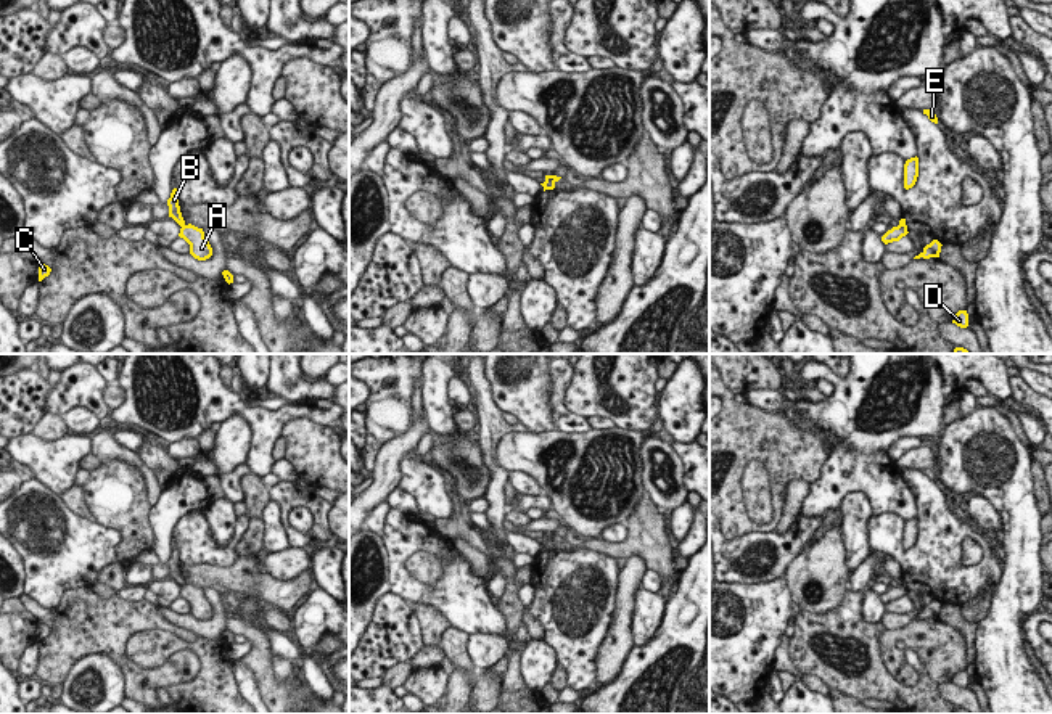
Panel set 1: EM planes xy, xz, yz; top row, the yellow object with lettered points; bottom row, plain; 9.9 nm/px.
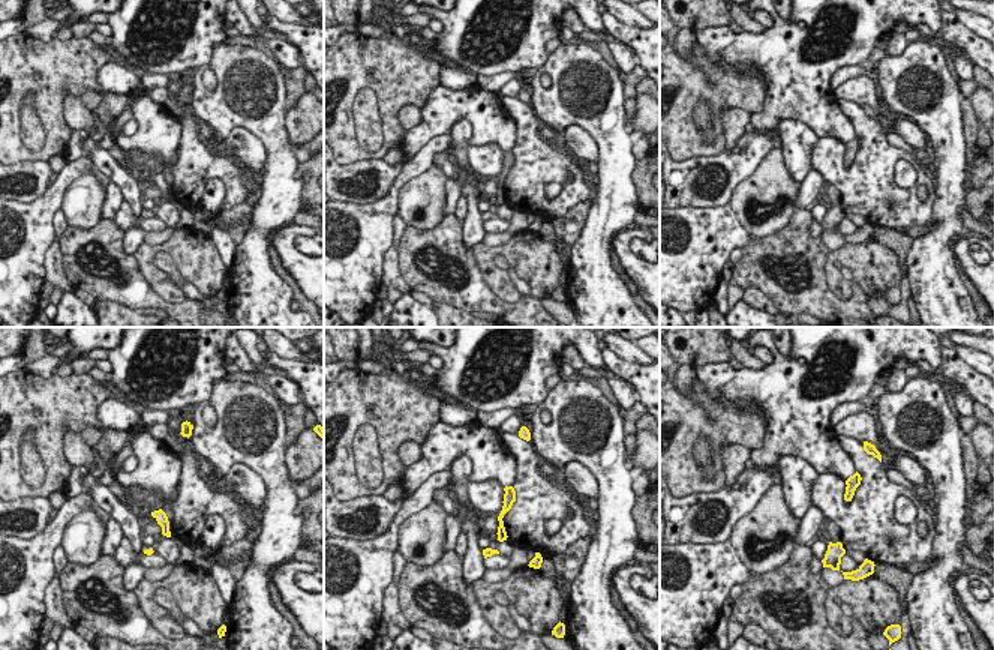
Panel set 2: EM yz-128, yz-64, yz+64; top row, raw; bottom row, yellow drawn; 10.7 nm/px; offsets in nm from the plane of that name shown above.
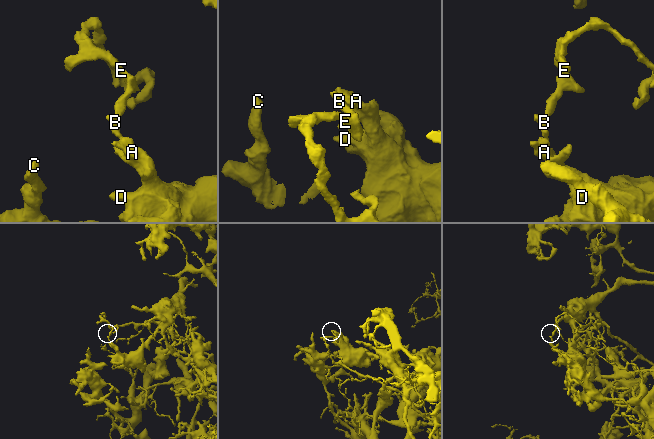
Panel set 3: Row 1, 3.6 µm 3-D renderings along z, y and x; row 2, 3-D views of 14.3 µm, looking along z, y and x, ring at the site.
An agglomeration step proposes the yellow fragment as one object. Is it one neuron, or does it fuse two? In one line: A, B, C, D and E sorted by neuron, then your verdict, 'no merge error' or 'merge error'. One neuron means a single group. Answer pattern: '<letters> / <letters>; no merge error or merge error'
A C D / B E; merge error

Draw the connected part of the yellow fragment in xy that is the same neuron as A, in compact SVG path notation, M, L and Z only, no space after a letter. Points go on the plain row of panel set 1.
M191 584L183 585L179 593L190 605L190 614L198 621L206 621L212 616L212 608L204 598L203 589L198 589Z

